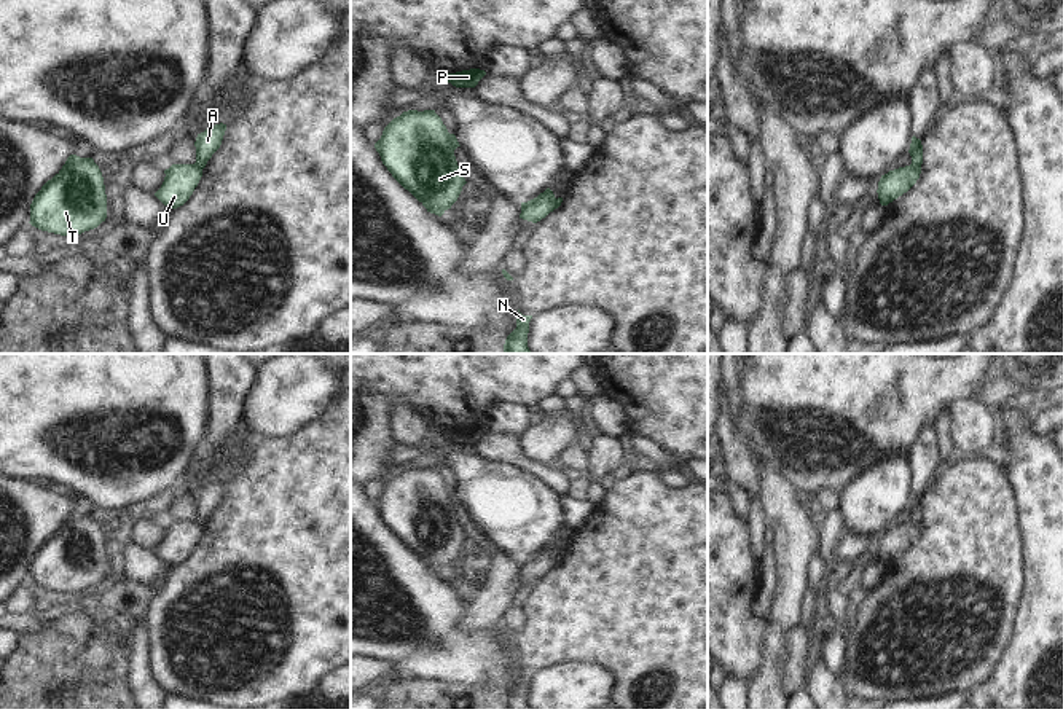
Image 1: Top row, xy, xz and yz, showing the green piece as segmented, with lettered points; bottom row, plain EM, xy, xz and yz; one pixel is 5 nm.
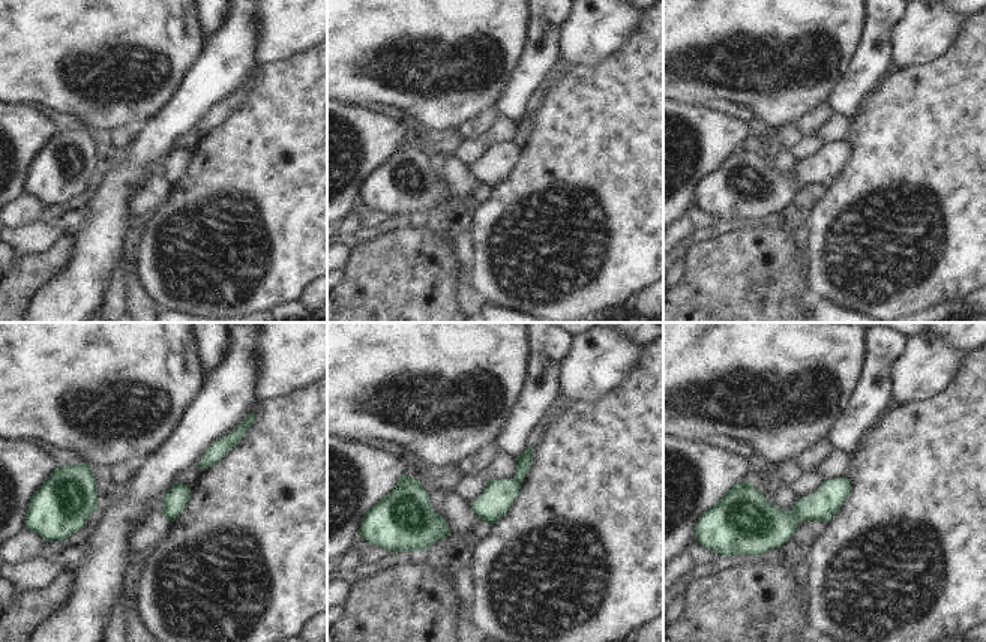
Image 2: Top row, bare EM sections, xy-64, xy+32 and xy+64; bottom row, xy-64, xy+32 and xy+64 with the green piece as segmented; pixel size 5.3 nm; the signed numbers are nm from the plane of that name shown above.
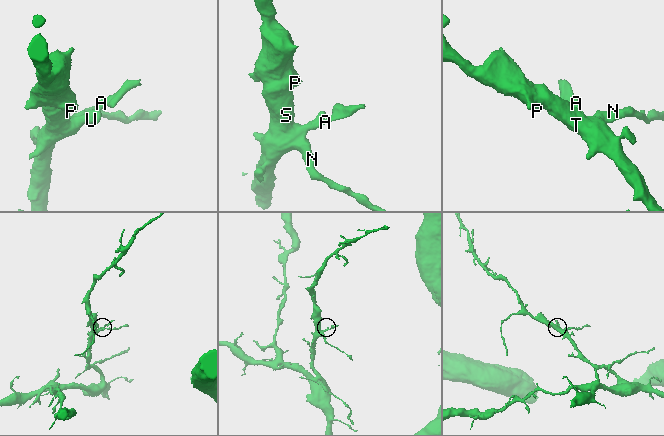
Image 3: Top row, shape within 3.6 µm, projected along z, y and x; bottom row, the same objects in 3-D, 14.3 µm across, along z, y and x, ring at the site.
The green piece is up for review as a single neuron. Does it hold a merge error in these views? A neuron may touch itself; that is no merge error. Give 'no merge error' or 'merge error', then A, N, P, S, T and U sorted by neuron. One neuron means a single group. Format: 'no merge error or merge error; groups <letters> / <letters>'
merge error; groups A / N P S T U

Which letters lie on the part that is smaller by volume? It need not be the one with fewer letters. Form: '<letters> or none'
A

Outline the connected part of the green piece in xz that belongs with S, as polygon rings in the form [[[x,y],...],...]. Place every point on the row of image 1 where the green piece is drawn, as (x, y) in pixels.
[[[408,110],[375,143],[382,164],[430,213],[441,217],[467,183],[454,150],[461,147],[435,110]]]

